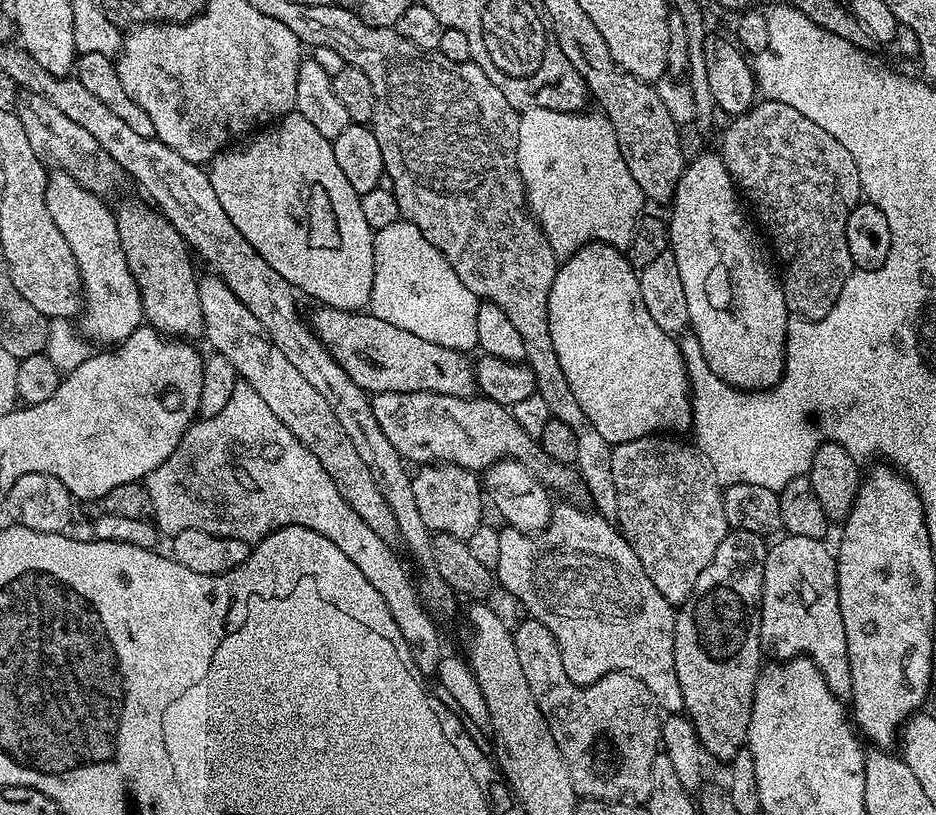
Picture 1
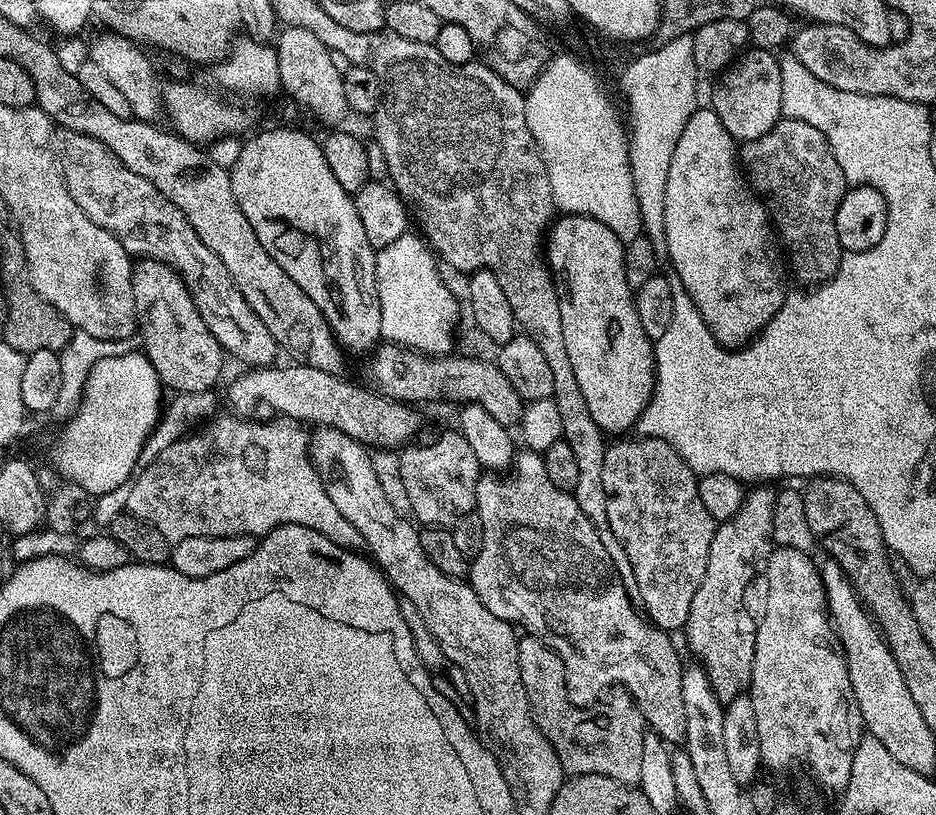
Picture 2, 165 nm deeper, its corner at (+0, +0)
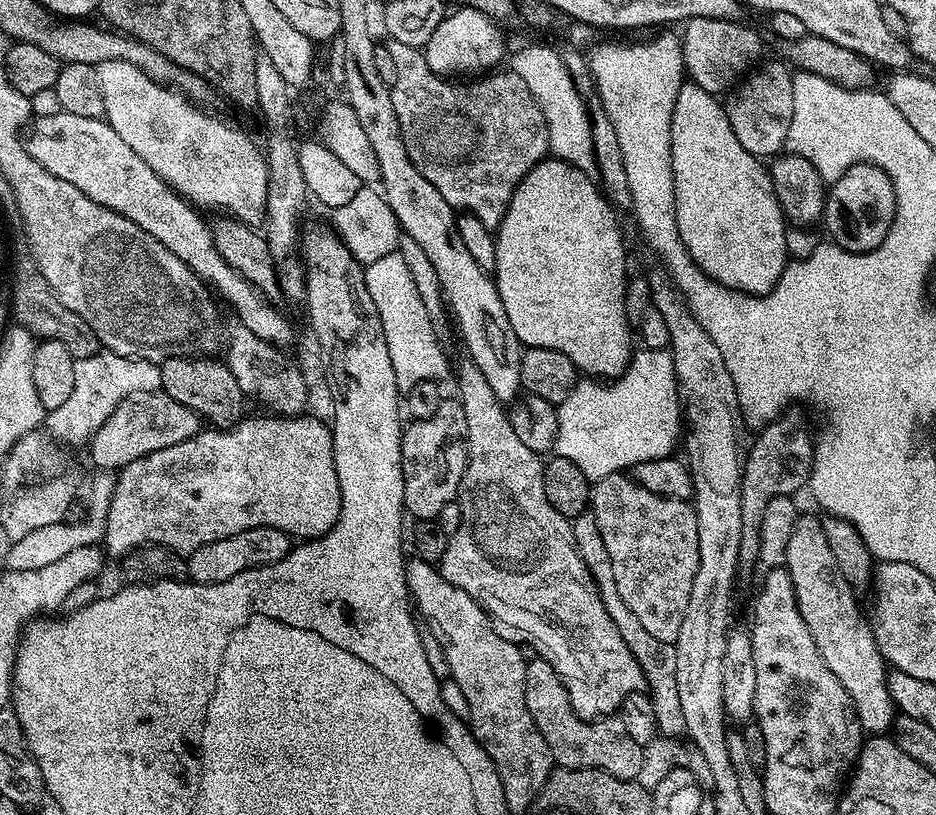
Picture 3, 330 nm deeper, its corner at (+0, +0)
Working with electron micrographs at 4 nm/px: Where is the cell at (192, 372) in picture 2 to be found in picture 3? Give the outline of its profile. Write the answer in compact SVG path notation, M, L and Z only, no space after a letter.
M169 358L159 365L161 370L161 386L162 390L170 398L174 398L174 402L182 402L182 406L186 406L190 410L194 410L197 416L208 420L209 425L215 426L217 429L230 428L233 424L241 419L244 404L246 405L246 397L244 392L238 386L238 382L234 378L234 374L228 369L227 363L223 359L220 360L192 360L196 358Z

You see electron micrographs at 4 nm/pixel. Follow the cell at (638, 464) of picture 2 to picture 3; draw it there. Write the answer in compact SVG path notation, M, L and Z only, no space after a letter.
M612 472L591 485L590 511L598 522L602 542L606 542L618 591L626 606L630 606L630 611L653 638L675 644L698 571L695 507L687 500L651 493L624 472Z

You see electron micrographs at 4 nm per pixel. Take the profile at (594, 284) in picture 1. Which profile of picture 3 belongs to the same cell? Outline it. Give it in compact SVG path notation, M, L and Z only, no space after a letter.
M545 158L516 187L506 214L494 232L494 279L502 306L506 306L506 318L510 318L510 326L521 345L558 350L588 378L621 376L632 361L634 351L634 332L623 308L626 250L616 215L617 209L589 173L565 160Z

